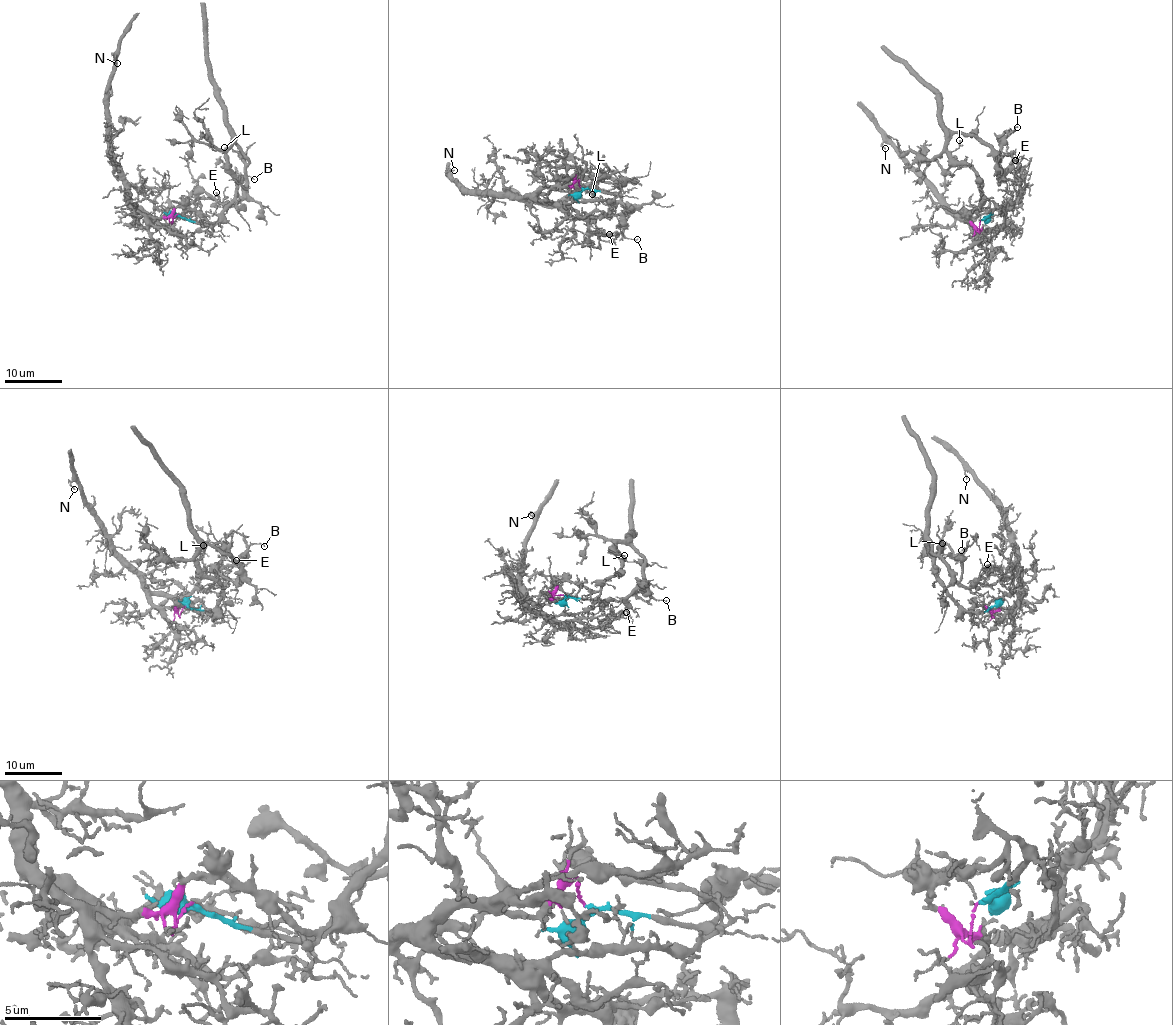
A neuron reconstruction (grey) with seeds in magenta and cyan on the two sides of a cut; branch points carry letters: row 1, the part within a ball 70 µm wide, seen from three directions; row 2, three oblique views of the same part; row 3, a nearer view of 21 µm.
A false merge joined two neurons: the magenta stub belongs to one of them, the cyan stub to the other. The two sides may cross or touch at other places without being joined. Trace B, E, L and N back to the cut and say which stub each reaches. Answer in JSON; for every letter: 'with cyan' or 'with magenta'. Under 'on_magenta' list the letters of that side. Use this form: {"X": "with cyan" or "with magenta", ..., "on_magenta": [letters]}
{"B": "with cyan", "E": "with magenta", "L": "with cyan", "N": "with magenta", "on_magenta": ["E", "N"]}

